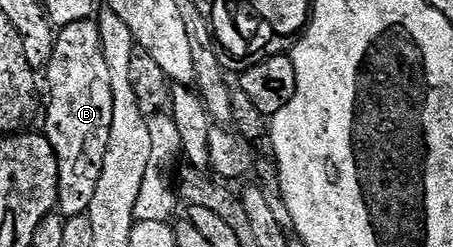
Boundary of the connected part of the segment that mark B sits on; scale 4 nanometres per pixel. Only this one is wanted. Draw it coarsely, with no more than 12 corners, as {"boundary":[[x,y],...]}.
{"boundary":[[96,22],[56,32],[43,134],[57,207],[88,212],[111,137]]}

